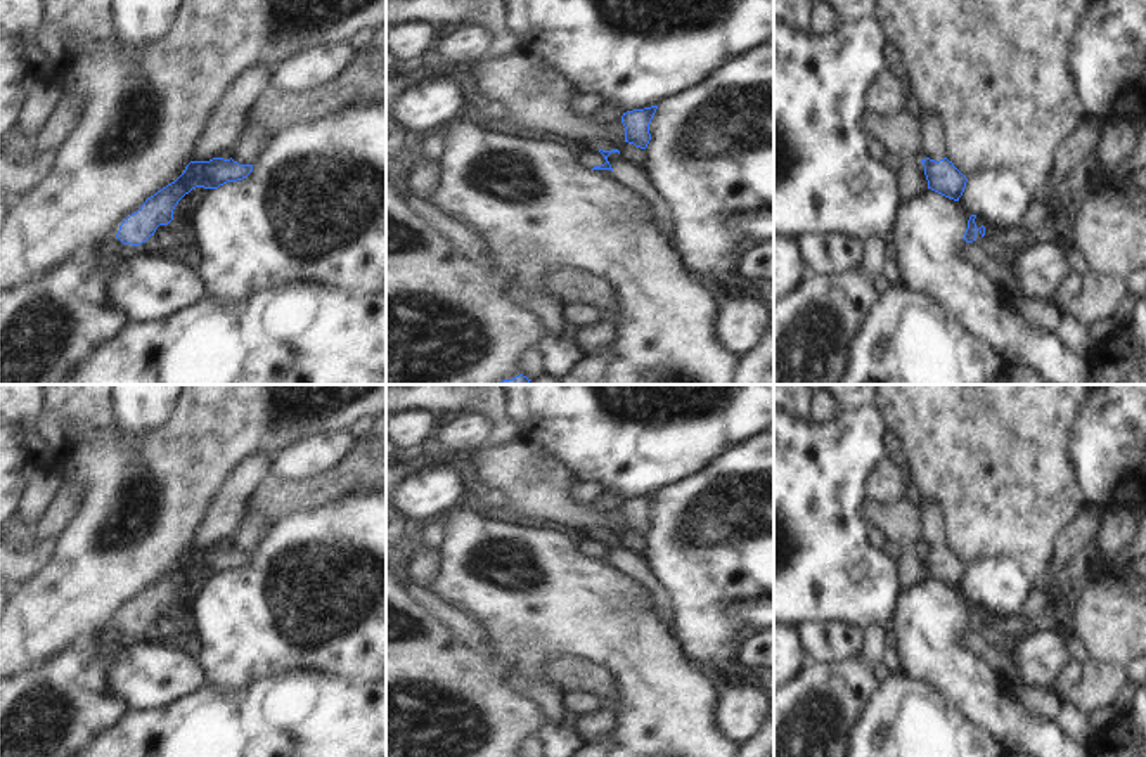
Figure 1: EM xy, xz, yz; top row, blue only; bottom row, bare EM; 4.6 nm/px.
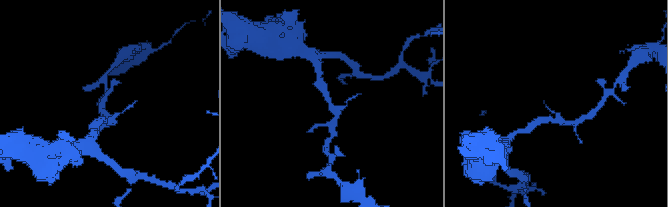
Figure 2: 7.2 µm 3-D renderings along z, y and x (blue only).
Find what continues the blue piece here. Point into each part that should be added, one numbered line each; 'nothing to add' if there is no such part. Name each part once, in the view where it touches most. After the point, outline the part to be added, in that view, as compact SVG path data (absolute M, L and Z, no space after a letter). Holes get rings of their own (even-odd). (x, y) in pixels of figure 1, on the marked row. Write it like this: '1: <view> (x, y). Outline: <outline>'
1: xz (589, 155). Outline: M604 144L583 146L580 147L580 161L585 168L601 166L606 163L604 156L599 151L609 151Z

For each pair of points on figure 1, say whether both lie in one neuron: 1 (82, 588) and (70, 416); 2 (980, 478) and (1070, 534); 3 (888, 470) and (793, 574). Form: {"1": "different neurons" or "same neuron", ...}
{"1": "same neuron", "2": "different neurons", "3": "different neurons"}

